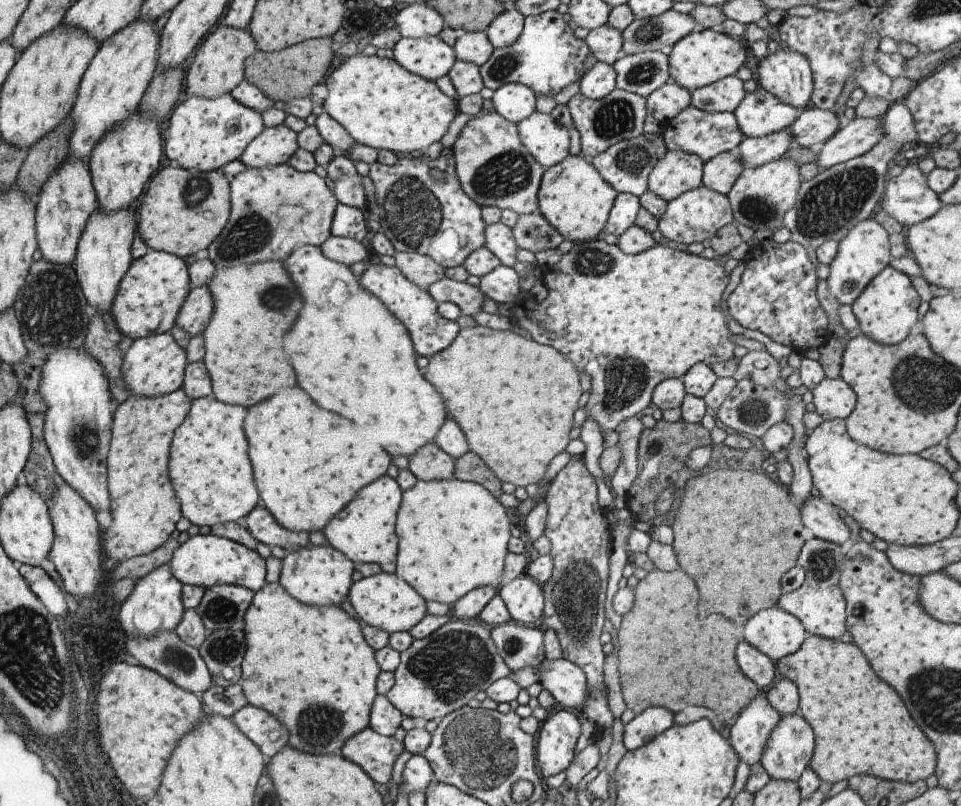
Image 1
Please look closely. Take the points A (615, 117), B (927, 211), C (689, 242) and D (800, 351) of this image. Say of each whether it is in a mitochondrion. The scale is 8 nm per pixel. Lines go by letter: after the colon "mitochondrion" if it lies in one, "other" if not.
A: mitochondrion
B: other
C: other
D: other

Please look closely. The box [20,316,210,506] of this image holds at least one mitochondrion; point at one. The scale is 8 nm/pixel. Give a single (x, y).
(84, 436)

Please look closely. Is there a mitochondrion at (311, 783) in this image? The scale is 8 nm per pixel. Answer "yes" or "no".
no

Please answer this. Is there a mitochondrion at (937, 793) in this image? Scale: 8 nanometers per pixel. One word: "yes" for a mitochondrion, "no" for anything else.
no

